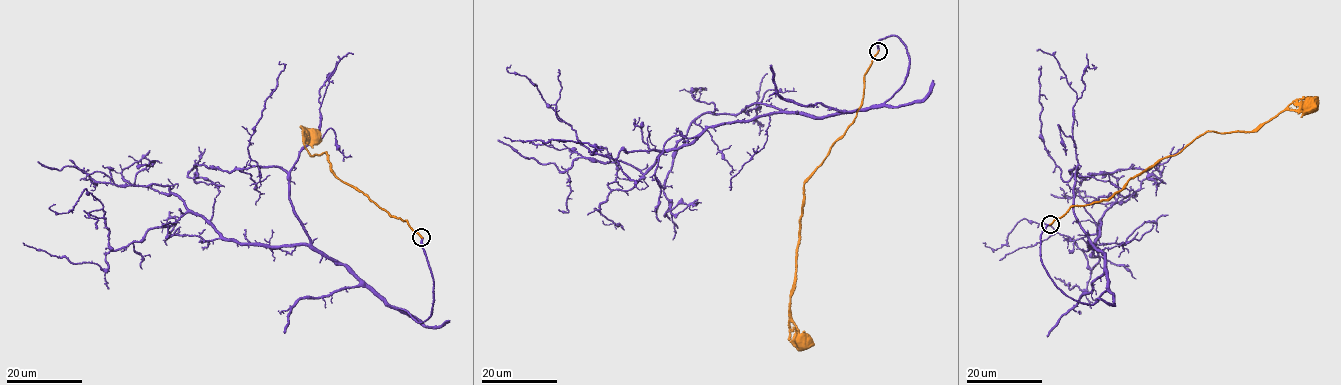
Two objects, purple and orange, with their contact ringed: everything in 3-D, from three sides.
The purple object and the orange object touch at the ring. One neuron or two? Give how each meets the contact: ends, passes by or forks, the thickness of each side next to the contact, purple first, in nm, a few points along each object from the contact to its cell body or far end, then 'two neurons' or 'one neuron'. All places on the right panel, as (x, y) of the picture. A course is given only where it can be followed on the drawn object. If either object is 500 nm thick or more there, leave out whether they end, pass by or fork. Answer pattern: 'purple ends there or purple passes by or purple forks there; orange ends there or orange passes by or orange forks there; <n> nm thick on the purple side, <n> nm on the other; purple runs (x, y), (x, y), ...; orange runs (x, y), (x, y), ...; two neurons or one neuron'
purple ends there; orange ends there; 220 nm thick on the purple side, 280 nm on the other; purple runs (1051, 224), (1047, 274), (1093, 304), (1100, 221), (1091, 269), (1026, 218), (982, 243); orange runs (1051, 223), (1070, 207), (1112, 197), (1129, 179), (1208, 131), (1256, 132), (1286, 110), (1309, 104); one neuron

